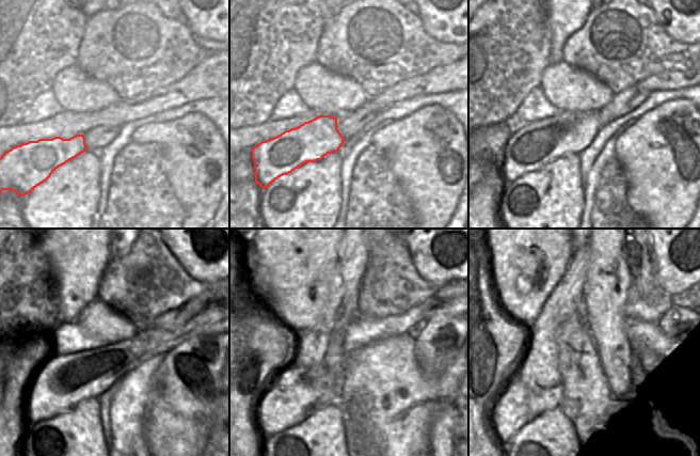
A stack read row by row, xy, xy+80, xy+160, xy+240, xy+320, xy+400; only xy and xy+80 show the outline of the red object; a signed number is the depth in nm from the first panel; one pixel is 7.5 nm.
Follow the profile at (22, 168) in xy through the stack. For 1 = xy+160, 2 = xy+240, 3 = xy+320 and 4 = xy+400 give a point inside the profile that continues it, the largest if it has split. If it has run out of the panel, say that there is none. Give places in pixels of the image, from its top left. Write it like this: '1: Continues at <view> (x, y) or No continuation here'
1: Continues at xy+160 (533, 145)
2: Continues at xy+240 (64, 381)
3: Continues at xy+320 (290, 397)
4: Continues at xy+400 (510, 412).

